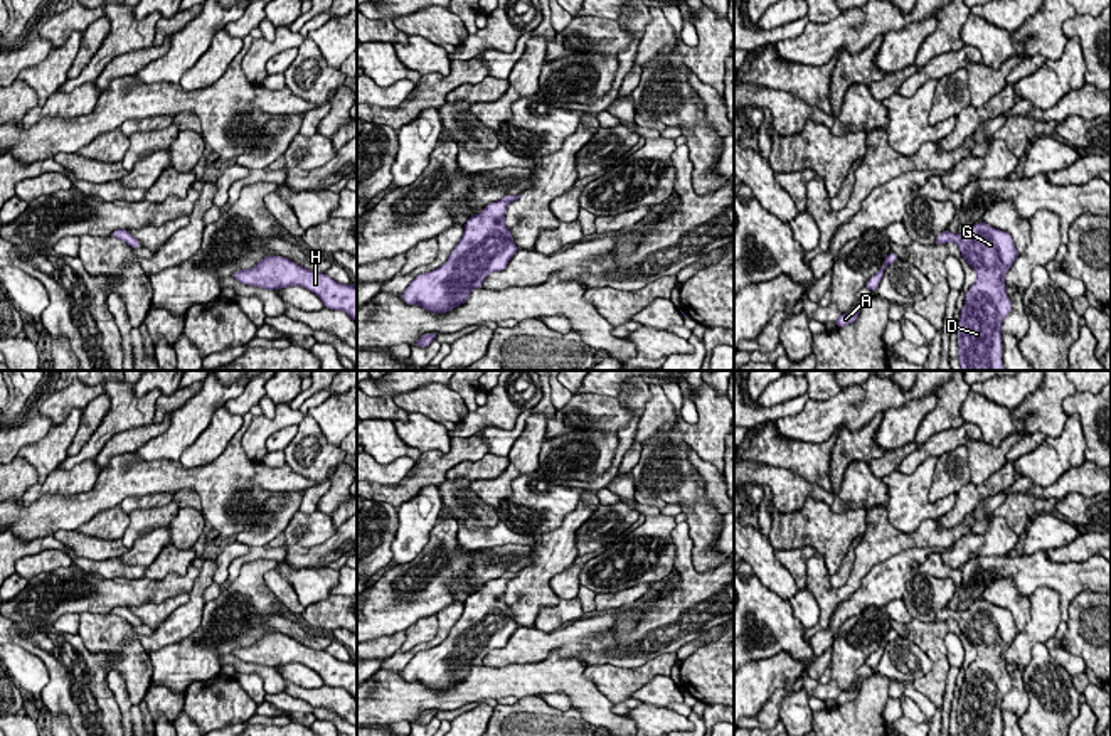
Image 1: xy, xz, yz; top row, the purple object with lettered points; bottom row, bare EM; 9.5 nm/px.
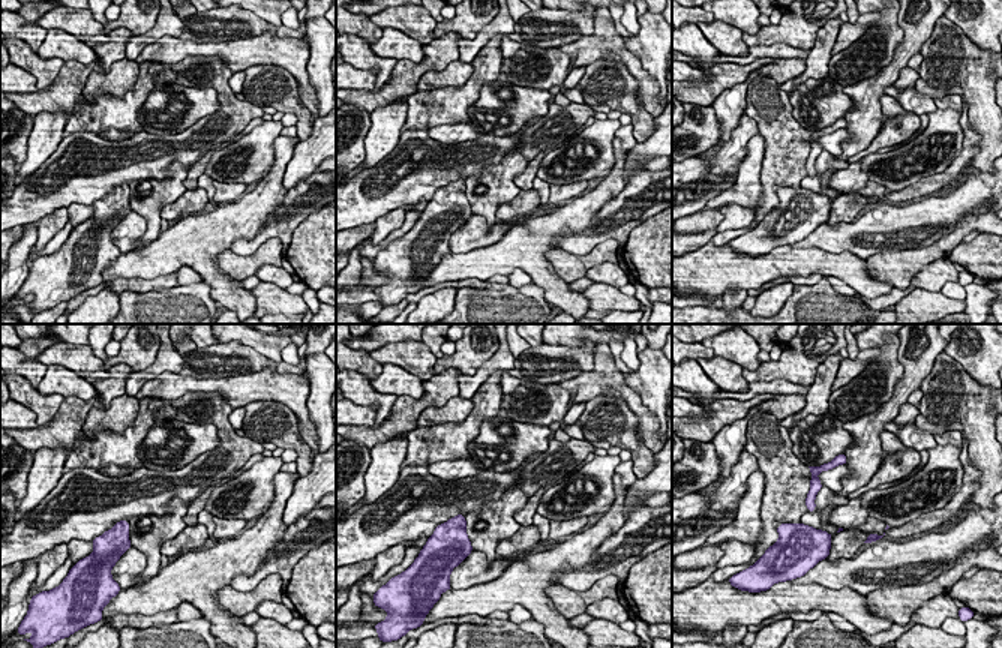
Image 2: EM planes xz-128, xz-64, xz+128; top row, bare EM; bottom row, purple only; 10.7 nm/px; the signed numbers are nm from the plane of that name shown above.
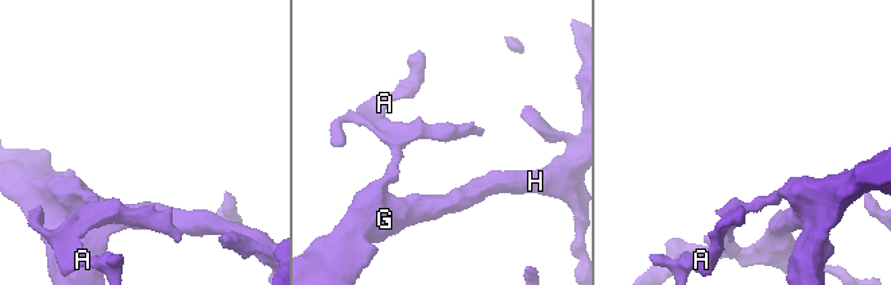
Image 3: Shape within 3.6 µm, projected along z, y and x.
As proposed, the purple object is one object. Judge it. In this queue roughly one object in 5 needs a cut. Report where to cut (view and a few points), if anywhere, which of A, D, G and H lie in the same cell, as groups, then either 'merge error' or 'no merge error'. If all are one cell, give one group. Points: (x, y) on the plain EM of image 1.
no cut | A D G H | no merge error

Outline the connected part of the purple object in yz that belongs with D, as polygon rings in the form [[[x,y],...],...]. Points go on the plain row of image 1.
[[[985,598],[973,601],[965,611],[939,610],[934,621],[953,618],[961,635],[976,648],[976,659],[965,672],[958,699],[958,736],[1002,736],[1002,701],[1012,689],[1007,672],[1005,652],[1018,635],[1015,620],[1008,610],[988,603]]]

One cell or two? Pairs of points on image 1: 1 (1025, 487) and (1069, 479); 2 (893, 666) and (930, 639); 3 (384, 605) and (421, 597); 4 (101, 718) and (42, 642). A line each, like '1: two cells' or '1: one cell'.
1: one cell
2: two cells
3: one cell
4: one cell

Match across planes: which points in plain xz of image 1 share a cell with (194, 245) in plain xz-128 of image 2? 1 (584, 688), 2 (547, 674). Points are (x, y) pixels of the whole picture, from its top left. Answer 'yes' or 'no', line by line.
1: yes
2: yes

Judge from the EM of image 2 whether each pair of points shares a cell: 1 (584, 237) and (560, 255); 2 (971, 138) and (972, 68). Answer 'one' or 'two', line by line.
1: two
2: two

